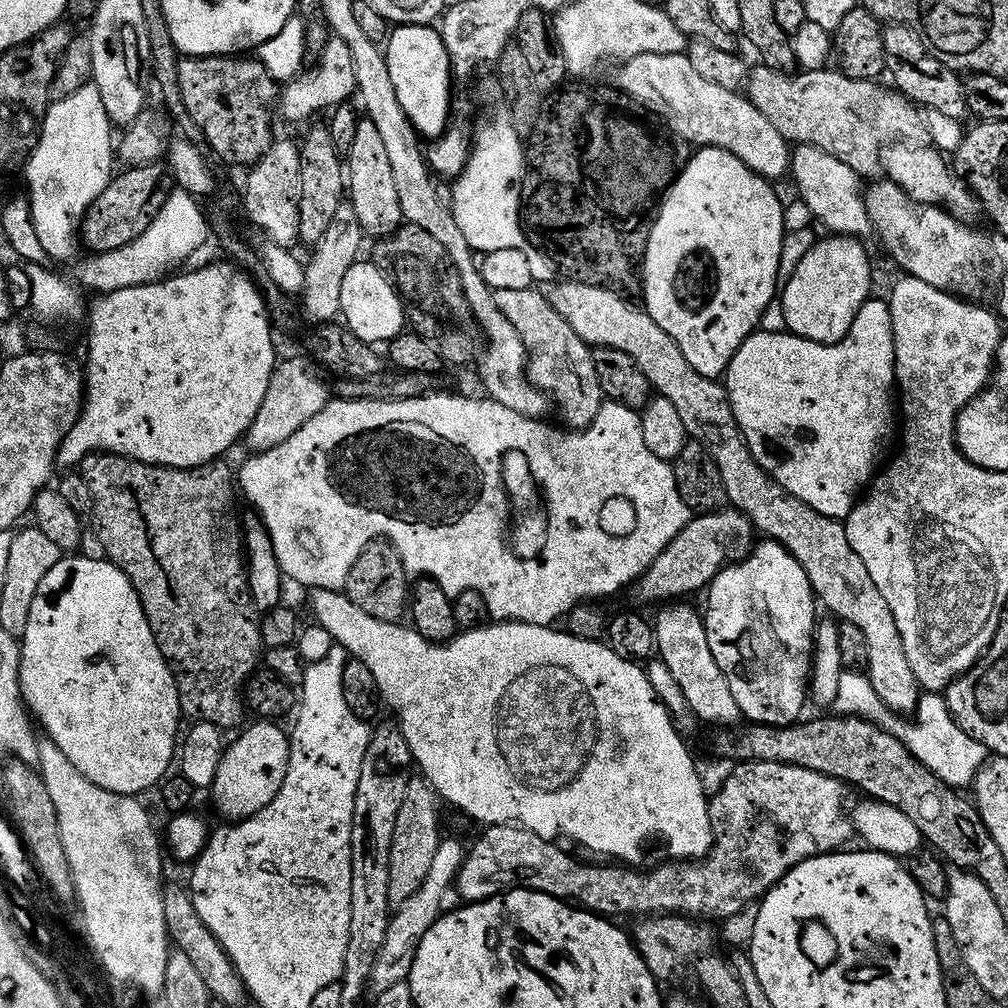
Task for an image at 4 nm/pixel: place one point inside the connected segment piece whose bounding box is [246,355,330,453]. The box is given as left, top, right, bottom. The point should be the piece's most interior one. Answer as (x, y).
(294, 394)

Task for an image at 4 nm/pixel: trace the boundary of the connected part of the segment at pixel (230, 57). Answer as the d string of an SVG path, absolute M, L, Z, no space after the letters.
M225 54L223 56L189 56L181 59L178 66L178 86L182 94L182 102L186 106L186 110L190 114L190 118L194 118L194 122L200 127L203 143L209 144L222 159L228 164L244 164L243 166L251 166L257 160L262 158L262 154L273 144L273 137L268 137L268 107L275 105L278 100L278 84L269 76L266 66L260 64L259 59L243 60L245 57L240 54Z

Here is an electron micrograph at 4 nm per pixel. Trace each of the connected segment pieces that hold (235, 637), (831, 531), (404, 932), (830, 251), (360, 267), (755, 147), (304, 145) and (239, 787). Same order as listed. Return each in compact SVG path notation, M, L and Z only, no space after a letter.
M89 452L78 465L80 476L86 478L86 486L90 486L90 494L94 494L94 506L90 516L91 519L96 519L96 536L100 539L101 546L104 547L103 555L113 564L118 565L122 574L126 574L126 578L130 578L130 582L142 602L142 610L150 622L154 642L158 642L158 650L162 650L162 658L167 662L168 669L171 670L176 683L181 713L189 721L205 720L216 724L221 730L228 730L235 724L243 725L245 723L244 689L248 683L248 677L257 671L262 660L260 616L256 604L252 601L248 585L246 553L242 539L242 520L239 515L236 517L238 488L234 483L234 468L231 468L226 461L227 459L217 458L200 464L197 468L167 468L164 464L147 464L141 460L131 460L129 456L120 456L117 452Z
M571 278L565 281L565 284L557 283L555 285L557 288L550 292L550 303L554 306L554 310L558 310L562 318L566 318L574 334L578 334L578 338L582 338L585 344L597 348L613 348L630 354L630 358L638 362L638 370L646 374L649 385L659 395L674 402L674 410L678 410L679 416L682 417L682 426L686 426L689 437L706 446L706 450L714 458L718 474L722 474L722 486L726 486L728 504L738 509L757 533L764 532L760 534L769 540L776 540L783 548L788 549L788 552L794 554L794 558L798 558L802 570L806 570L806 578L810 578L817 601L823 607L825 604L833 612L829 612L833 617L839 618L845 624L858 626L858 630L862 630L863 636L866 637L868 655L866 675L870 686L874 686L874 694L878 694L878 698L882 698L882 702L894 714L915 713L922 689L914 678L914 670L910 670L910 661L906 658L906 650L902 646L902 634L898 634L898 622L894 622L894 614L890 614L890 605L886 603L886 598L882 598L878 586L874 586L874 581L870 579L862 558L854 554L850 538L846 538L843 523L837 517L818 514L814 506L806 506L806 502L791 496L786 489L778 486L778 482L774 482L772 476L767 476L760 469L758 462L750 454L744 435L736 425L732 407L728 404L728 392L723 383L711 376L700 376L698 370L694 370L694 366L686 362L686 354L682 354L678 342L674 342L674 338L670 338L670 334L666 334L666 330L662 330L662 326L658 326L658 322L654 322L654 318L650 318L650 314L643 307L635 308L628 301L631 299L625 298L619 292L590 286Z
M441 839L438 850L434 850L434 859L430 862L430 870L426 870L426 878L422 878L420 888L406 898L406 902L395 905L394 911L388 917L386 938L382 942L382 950L378 950L378 958L370 970L367 991L375 994L394 986L394 982L408 979L410 966L414 962L414 954L418 954L418 942L422 942L422 934L434 926L434 922L442 915L440 899L447 888L453 887L456 874L464 864L465 845L456 840Z
M839 234L825 237L806 250L802 262L794 266L794 274L783 281L778 299L787 331L819 344L837 344L850 330L858 310L870 299L872 264L857 237Z
M364 258L357 259L350 270L346 270L346 278L342 278L340 316L348 331L373 346L379 345L379 340L392 340L406 328L406 305L400 293L379 264L367 264Z
M684 52L670 54L638 54L619 65L615 83L621 92L643 104L677 137L689 140L692 146L725 148L737 156L751 172L776 182L790 168L790 144L774 125L755 108L747 95L724 89L702 78Z
M320 122L316 124L304 136L304 141L299 141L300 149L300 173L302 174L302 190L300 191L300 201L298 202L298 234L300 235L299 243L301 245L314 246L326 234L326 226L330 218L334 218L334 210L346 196L346 168L342 163L342 154L334 146L330 138L330 130L327 123Z
M276 722L256 723L260 724L249 723L243 729L245 732L233 744L231 741L225 747L222 762L218 762L218 774L214 774L210 795L217 810L228 822L245 820L258 814L258 810L262 810L262 806L266 806L274 794L278 794L282 778L286 778L289 733L285 729L283 732Z

